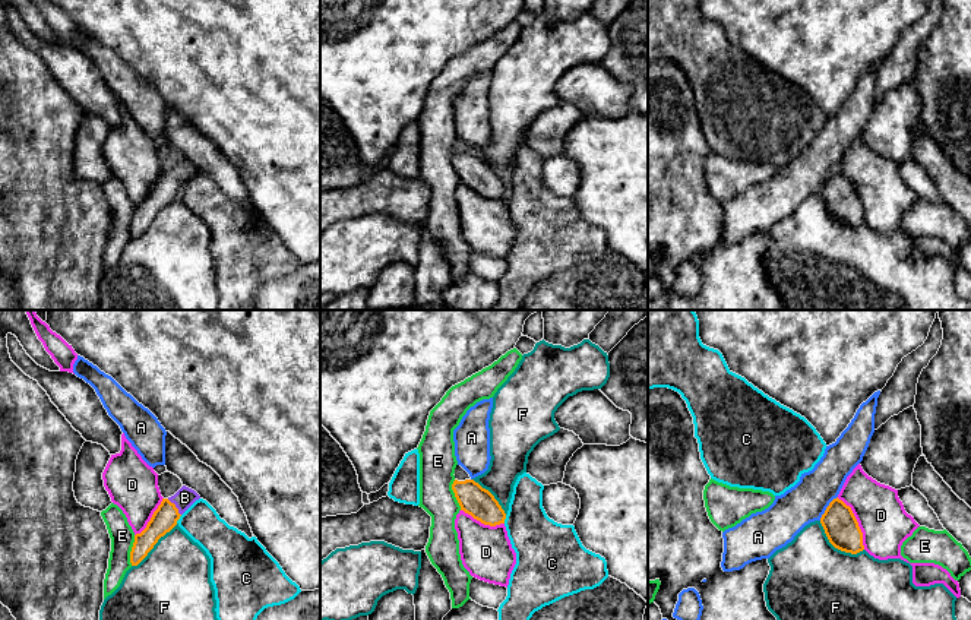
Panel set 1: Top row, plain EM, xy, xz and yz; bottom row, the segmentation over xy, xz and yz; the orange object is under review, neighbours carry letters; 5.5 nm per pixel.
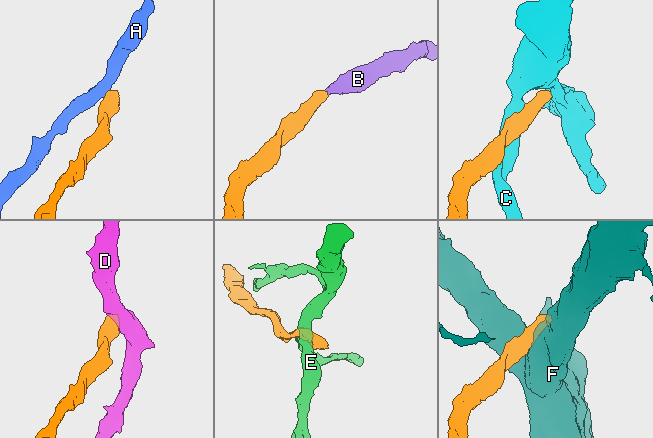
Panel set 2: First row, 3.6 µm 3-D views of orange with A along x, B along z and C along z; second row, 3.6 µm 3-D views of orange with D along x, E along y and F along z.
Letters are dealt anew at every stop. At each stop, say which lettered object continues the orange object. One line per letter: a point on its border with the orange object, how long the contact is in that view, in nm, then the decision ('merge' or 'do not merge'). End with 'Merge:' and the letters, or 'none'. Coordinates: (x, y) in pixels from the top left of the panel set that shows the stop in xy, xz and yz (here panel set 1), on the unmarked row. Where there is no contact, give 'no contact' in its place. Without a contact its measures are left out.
A: meets orange in yz at (826, 180); contact 170 nm long; do not merge
B: meets orange in xy at (174, 179); contact 120 nm long; merge
C: meets orange in xy at (179, 190); contact 60 nm long; do not merge
D: meets orange in yz at (857, 195); contact 320 nm long; do not merge
E: meets orange in xy at (132, 222); contact 170 nm long; do not merge
F: meets orange in yz at (837, 220); contact 300 nm long; do not merge
Merge: B

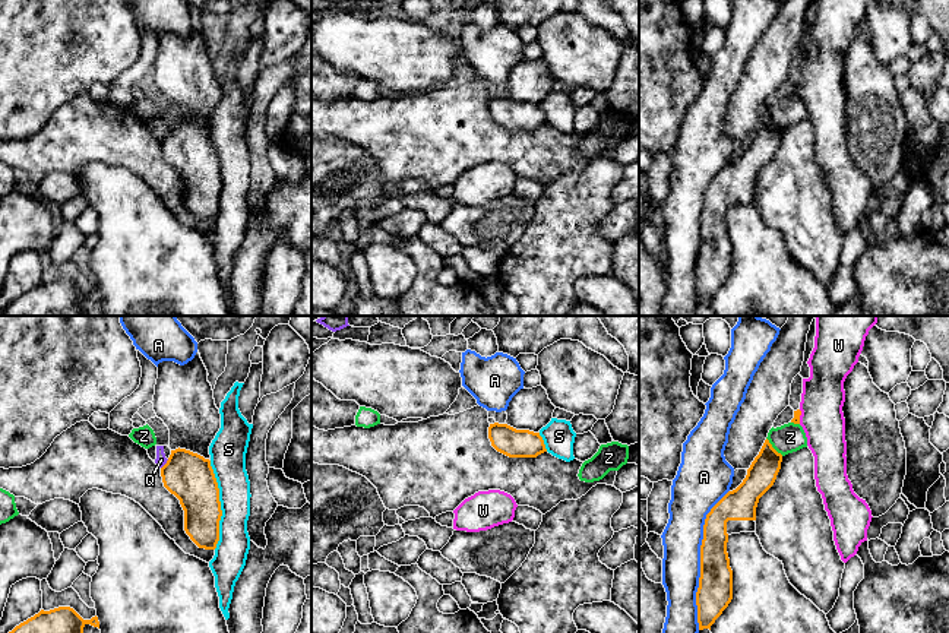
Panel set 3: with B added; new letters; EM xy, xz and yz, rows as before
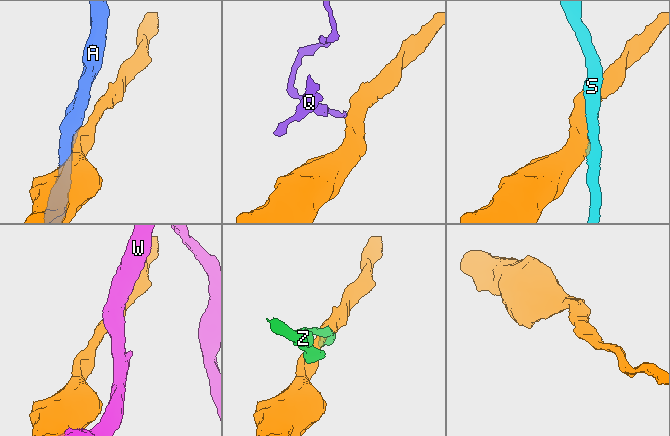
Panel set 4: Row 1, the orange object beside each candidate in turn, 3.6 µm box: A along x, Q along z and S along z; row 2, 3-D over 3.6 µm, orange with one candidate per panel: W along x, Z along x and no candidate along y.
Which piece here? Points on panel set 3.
A: meets orange in yz at (701, 233); contact 800 nm long; do not merge
Q: meets orange in xy at (165, 136); contact 70 nm long; do not merge
S: meets orange in xy at (220, 177); contact 480 nm long; do not merge
W: meets orange in yz at (799, 89); contact 80 nm long; do not merge
Z: meets orange in yz at (772, 120); contact 140 nm long; do not merge
Merge: none

